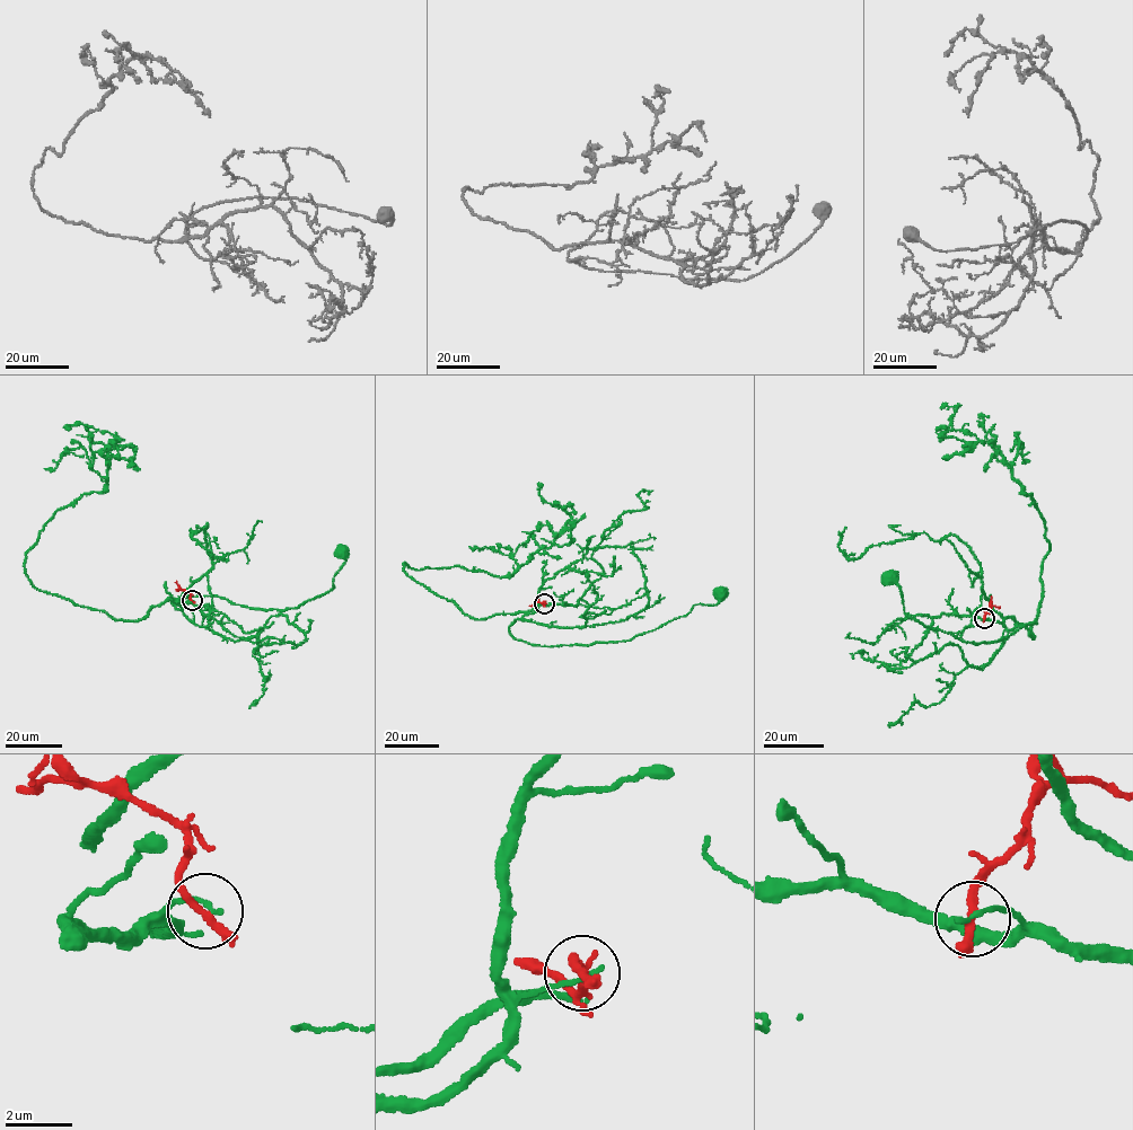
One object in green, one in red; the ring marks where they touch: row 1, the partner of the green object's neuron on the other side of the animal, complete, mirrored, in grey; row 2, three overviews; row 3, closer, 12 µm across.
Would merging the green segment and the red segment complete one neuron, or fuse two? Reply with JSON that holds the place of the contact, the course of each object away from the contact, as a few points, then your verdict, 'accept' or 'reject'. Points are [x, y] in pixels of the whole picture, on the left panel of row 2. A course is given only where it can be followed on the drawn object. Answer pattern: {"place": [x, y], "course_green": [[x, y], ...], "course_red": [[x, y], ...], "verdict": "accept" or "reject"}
{"place": [192, 600], "course_green": [[192, 600], [181, 609], [172, 601], [205, 596], [249, 608], [297, 608], [332, 590], [342, 553]], "course_red": [[192, 600], [190, 593], [176, 590]], "verdict": "reject"}

